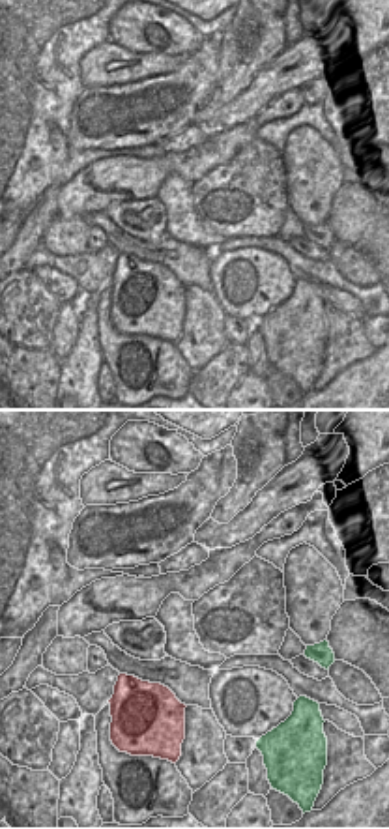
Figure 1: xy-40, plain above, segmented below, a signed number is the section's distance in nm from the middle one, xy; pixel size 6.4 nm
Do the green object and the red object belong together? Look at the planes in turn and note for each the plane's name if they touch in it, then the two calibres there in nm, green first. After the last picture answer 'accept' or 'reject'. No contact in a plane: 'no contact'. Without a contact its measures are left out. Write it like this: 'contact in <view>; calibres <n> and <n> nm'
no contact

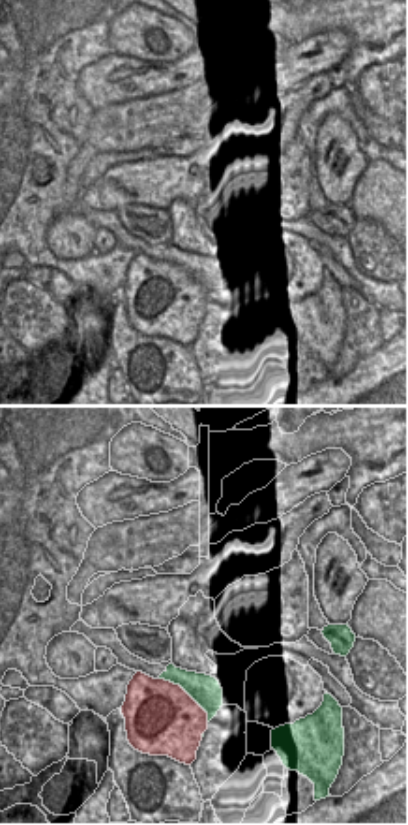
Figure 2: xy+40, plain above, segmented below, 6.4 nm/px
contact in xy+40; calibres 190 and 480 nm

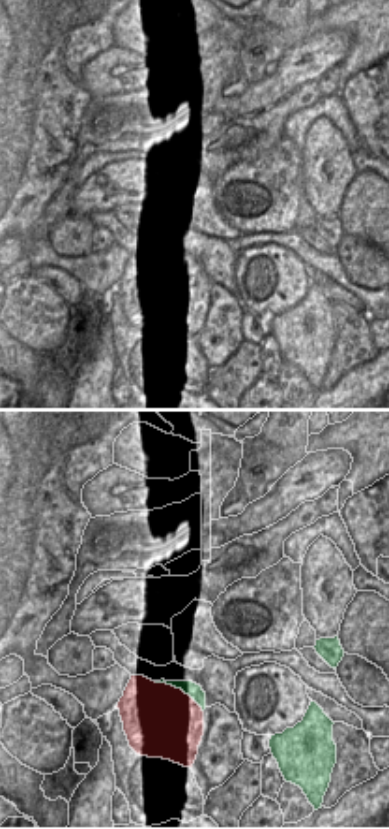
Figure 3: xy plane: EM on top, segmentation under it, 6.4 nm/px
contact in xy; calibres 100 and 480 nm

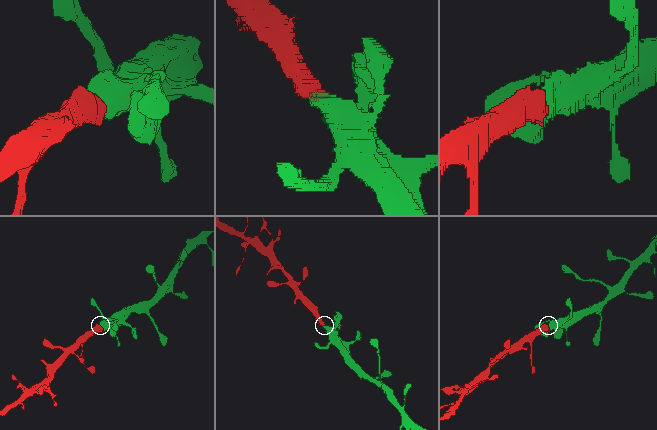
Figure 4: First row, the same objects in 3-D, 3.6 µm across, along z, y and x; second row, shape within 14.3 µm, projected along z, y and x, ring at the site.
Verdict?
accept

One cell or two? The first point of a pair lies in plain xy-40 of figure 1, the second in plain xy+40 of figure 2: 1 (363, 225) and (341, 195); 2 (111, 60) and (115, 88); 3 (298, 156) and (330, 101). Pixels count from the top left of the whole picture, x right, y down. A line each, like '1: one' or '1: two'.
1: two
2: one
3: two

